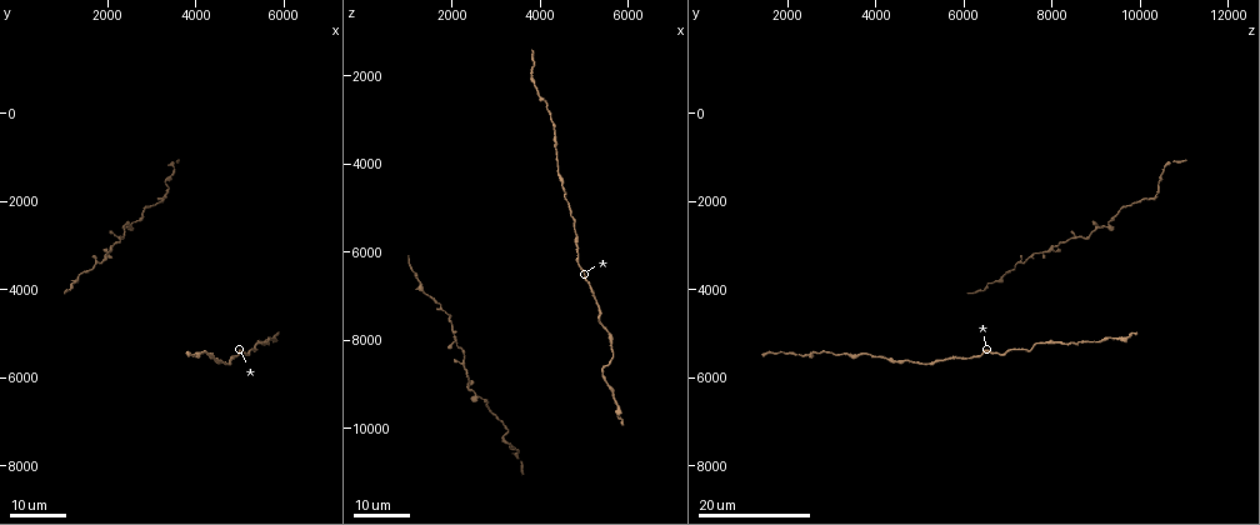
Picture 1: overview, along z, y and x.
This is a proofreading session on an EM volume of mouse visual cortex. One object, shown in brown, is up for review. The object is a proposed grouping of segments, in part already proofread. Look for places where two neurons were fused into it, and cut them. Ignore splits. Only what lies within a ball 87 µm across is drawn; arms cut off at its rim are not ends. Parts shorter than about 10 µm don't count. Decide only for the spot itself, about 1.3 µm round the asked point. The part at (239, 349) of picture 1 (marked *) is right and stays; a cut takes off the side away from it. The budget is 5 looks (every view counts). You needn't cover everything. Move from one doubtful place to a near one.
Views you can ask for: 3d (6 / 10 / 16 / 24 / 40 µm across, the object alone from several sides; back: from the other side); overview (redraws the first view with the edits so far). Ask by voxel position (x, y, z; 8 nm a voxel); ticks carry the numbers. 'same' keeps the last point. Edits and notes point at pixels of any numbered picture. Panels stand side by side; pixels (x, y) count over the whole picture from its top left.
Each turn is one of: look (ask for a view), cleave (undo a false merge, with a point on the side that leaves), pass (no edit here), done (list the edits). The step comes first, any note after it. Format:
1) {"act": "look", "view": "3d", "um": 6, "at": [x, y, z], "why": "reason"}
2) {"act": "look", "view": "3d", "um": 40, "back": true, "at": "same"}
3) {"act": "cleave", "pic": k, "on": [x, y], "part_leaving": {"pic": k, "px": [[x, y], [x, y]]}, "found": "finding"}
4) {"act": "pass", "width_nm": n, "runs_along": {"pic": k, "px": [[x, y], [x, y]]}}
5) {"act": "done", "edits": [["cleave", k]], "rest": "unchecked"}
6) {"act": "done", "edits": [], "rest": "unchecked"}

{"act": "look", "view": "3d", "um": 24, "at": [2050, 3150, 7850], "why": "three arms meet"}

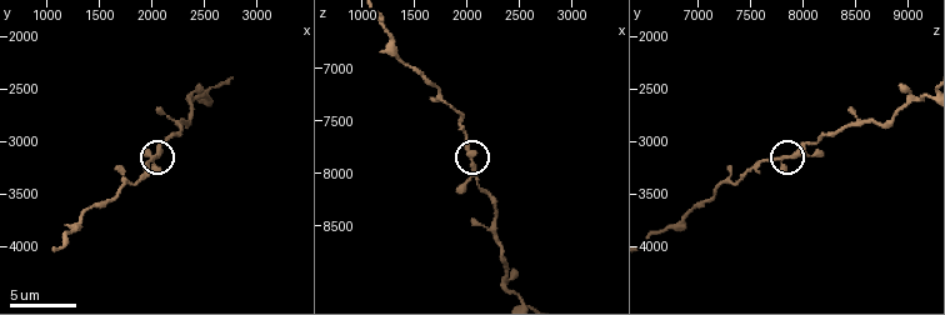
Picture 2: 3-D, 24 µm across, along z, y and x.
{"act": "look", "view": "3d", "um": 6, "at": "same", "why": "zoom in"}

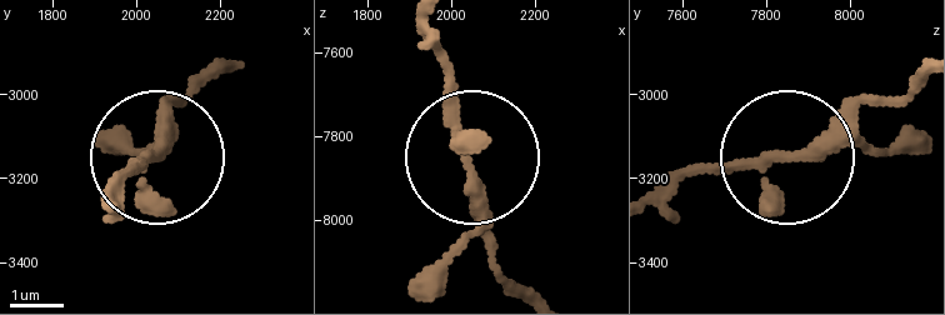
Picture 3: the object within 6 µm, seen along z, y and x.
{"act": "pass", "width_nm": 200, "found": "one neuron here"}

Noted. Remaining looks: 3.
{"act": "look", "view": "3d", "um": 24, "at": [4400, 5550, 4300], "why": "thick turns thin"}

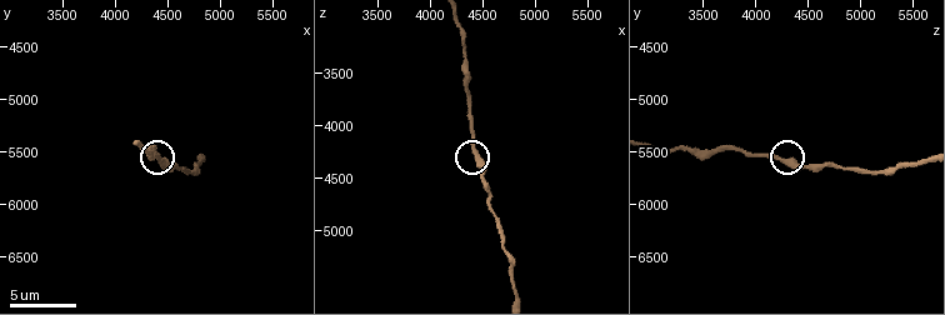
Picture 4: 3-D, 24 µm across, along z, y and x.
{"act": "look", "view": "3d", "um": 6, "at": [4420, 5580, 4260], "why": "zoom in"}

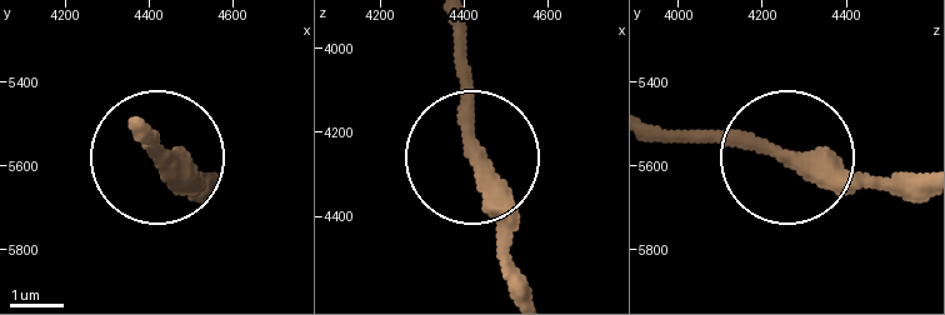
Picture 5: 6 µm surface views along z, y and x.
{"act": "pass", "runs_along": {"pic": 5, "px": [[530, 293], [503, 199], [466, 145], [466, 24]]}, "found": "one neuron here"}

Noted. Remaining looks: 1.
{"act": "done", "edits": [], "rest": "unchecked"}

